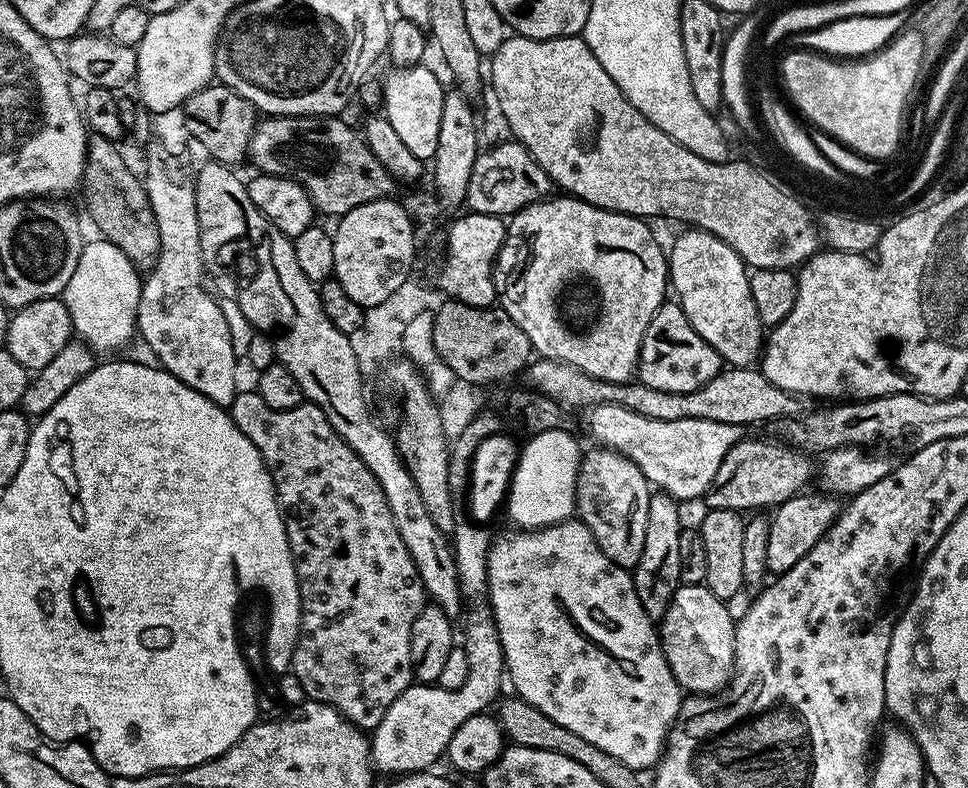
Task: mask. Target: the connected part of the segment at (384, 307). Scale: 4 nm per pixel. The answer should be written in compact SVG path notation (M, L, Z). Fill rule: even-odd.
M409 278L402 286L398 286L385 302L365 309L363 325L348 336L350 348L359 362L360 372L365 376L371 376L372 373L375 375L382 363L395 357L401 351L406 325L424 311L435 313L447 301L448 297L439 287L430 288L416 281L416 278Z

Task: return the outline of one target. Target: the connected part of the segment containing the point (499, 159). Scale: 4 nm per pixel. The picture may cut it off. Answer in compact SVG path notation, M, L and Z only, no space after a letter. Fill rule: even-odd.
M507 138L493 148L485 147L470 170L467 207L478 214L490 214L511 218L526 206L547 200L553 195L552 179L542 170L539 162L526 150L526 146L515 138Z

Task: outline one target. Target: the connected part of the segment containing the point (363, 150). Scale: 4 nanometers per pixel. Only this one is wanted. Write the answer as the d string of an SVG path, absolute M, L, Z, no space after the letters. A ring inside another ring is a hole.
M268 116L257 123L248 147L250 164L266 176L297 180L308 192L317 213L331 218L346 215L354 206L393 195L397 181L374 158L368 143L340 116Z

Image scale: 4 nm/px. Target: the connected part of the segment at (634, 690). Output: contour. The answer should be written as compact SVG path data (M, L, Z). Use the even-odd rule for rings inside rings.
M569 518L560 524L551 524L535 530L511 530L497 535L493 539L488 554L488 598L492 617L496 620L496 629L500 632L500 641L504 651L504 667L510 684L516 687L515 695L519 699L530 702L530 706L542 710L546 718L554 718L558 726L566 726L566 730L578 734L578 738L586 738L598 750L606 750L606 754L614 754L618 762L626 762L626 766L637 770L655 769L661 756L664 755L664 745L668 739L668 730L676 721L682 703L682 689L674 678L670 666L660 649L660 638L657 625L642 610L642 602L638 602L638 594L634 590L631 571L618 566L598 546L594 534L578 518Z

